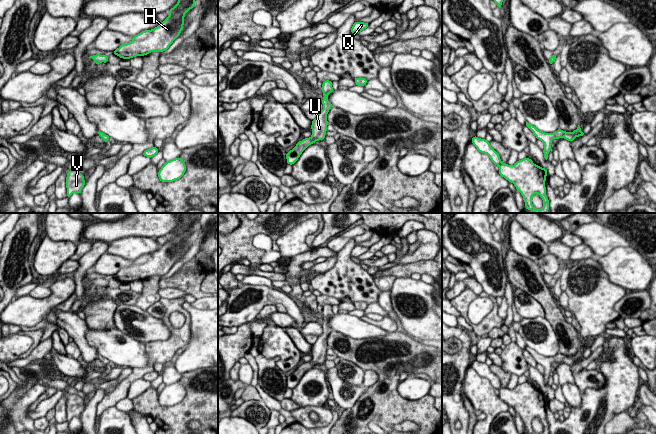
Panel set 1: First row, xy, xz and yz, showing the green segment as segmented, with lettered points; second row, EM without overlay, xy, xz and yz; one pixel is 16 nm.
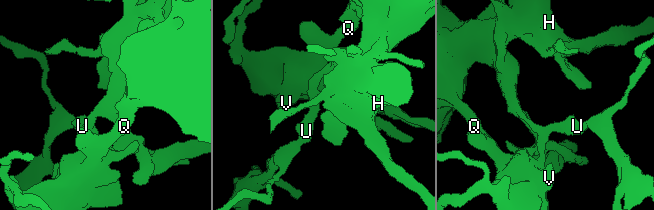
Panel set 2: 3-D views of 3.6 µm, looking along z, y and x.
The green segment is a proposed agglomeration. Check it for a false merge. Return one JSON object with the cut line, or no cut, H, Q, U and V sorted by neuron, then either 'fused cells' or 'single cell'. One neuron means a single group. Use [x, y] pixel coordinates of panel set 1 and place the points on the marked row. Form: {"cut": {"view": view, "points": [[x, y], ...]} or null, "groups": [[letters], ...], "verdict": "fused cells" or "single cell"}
{"cut": null, "groups": [["H", "Q", "U", "V"]], "verdict": "single cell"}

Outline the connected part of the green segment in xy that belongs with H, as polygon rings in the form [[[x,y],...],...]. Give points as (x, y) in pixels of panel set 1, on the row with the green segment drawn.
[[[178,0],[169,16],[157,27],[145,30],[132,37],[132,41],[120,45],[113,54],[123,59],[144,56],[151,52],[163,52],[180,35],[185,14],[194,7],[194,0]]]

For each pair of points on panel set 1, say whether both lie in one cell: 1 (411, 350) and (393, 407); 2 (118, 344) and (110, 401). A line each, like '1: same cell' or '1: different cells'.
1: same cell
2: different cells

